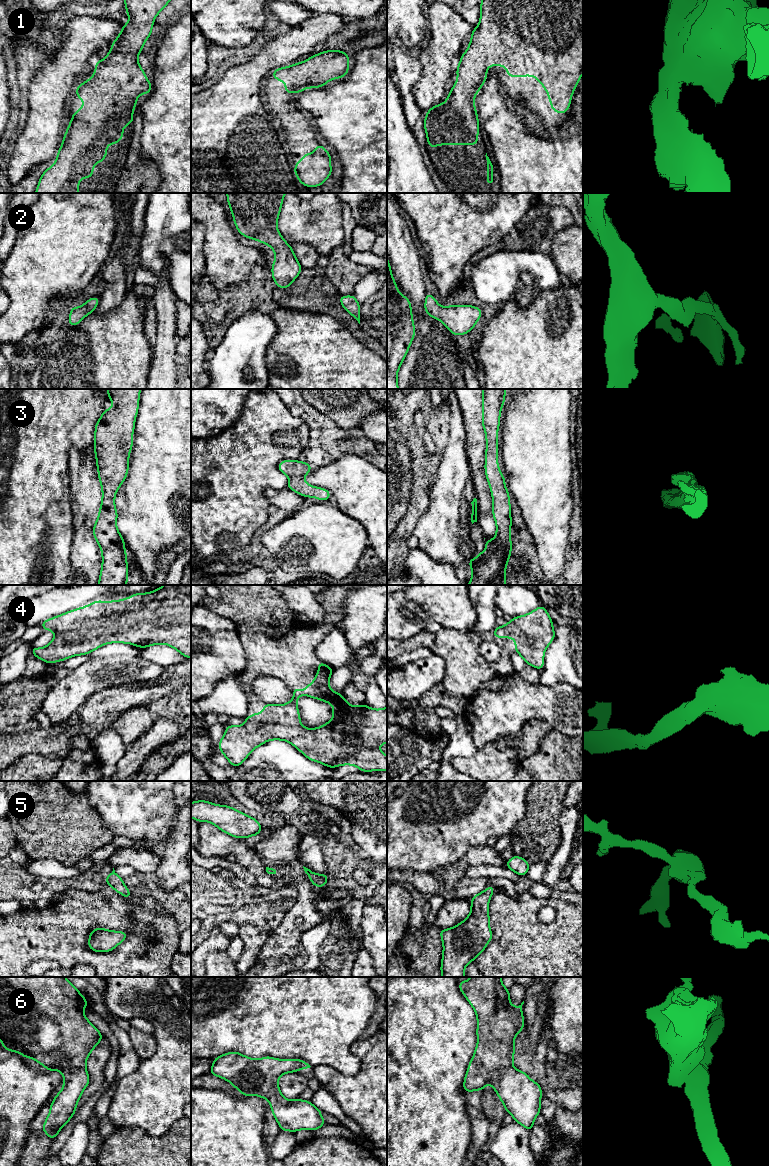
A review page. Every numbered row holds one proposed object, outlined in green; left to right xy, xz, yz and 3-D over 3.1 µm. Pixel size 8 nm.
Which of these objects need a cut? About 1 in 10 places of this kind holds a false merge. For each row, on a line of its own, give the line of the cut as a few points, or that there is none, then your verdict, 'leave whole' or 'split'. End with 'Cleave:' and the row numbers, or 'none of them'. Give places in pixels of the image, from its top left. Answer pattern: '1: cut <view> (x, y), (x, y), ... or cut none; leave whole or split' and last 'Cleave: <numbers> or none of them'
1: cut none; leave whole
2: cut none; leave whole
3: cut none; leave whole
4: cut none; leave whole
5: cut none; leave whole
6: cut none; leave whole
Cleave: none of them

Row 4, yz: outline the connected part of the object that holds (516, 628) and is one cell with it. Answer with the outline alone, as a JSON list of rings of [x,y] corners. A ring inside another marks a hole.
[[[543,605],[538,606],[528,614],[513,617],[505,626],[497,626],[493,632],[494,638],[514,638],[515,652],[518,653],[527,665],[538,670],[544,667],[544,652],[550,643],[555,639],[553,621]]]

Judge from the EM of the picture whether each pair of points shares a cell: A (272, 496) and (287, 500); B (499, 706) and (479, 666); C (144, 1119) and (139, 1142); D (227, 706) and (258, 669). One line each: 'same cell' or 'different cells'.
A: same cell
B: different cells
C: different cells
D: different cells

